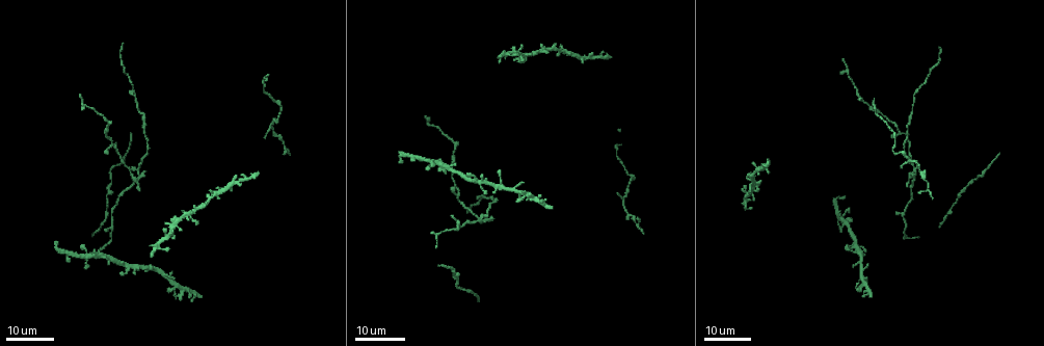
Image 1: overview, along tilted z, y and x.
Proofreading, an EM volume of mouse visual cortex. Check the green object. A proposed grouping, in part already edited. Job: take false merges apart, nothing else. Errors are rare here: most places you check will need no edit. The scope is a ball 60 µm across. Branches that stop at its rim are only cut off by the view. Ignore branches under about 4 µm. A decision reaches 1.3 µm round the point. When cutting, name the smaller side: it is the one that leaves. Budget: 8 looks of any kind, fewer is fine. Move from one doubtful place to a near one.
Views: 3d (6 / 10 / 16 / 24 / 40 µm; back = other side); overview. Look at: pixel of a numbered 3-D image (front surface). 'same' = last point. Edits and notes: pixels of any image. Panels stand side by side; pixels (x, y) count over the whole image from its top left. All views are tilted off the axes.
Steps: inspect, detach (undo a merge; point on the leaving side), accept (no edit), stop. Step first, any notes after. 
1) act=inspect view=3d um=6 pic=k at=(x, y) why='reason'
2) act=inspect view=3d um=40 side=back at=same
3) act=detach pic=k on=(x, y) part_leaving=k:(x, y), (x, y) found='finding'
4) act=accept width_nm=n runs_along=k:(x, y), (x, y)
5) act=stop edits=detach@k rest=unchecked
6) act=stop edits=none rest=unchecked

act=inspect view=3d um=24 pic=1 at=(460, 224)

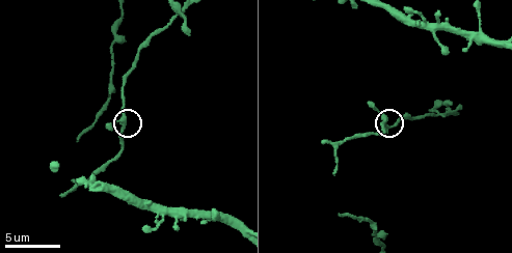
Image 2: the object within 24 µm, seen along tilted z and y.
act=inspect view=3d um=10 pic=2 at=(124, 124)

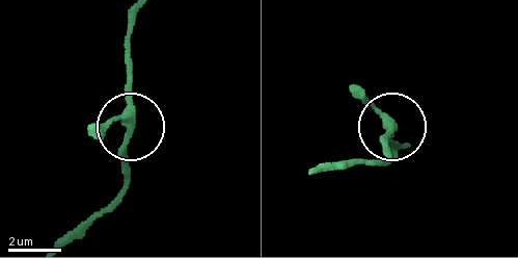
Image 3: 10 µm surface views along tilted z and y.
act=accept side_arm_um=45 arms=3 found='all the same neuron'

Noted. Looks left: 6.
act=inspect view=3d um=6 pic=2 at=(91, 180) why='a fork'

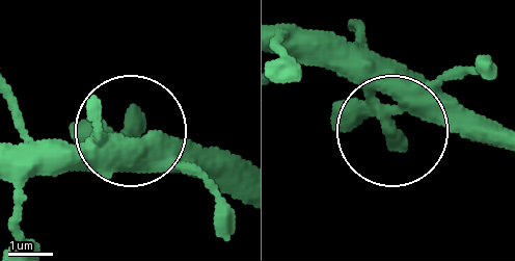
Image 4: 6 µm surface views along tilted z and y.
act=accept arms=3 found='all the same neuron'

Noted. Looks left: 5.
act=inspect view=3d um=6 pic=2 at=(441, 115) why='two arms in line, one across'

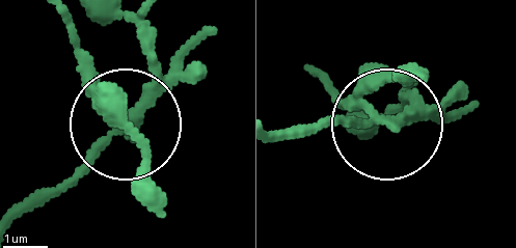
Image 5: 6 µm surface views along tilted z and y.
act=detach pic=5 on=(87, 69) side_arm_um=37 arms=3 found='two neurons meet here'

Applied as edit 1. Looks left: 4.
act=inspect view=3d um=16 pic=1 at=(268, 127)

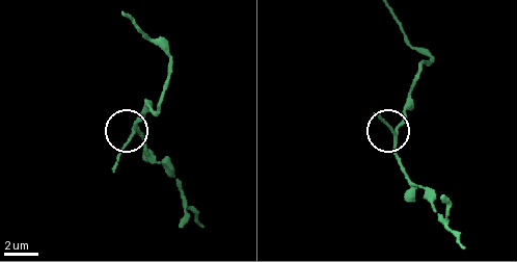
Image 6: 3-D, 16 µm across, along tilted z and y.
act=inspect view=3d um=6 pic=6 at=(395, 133)

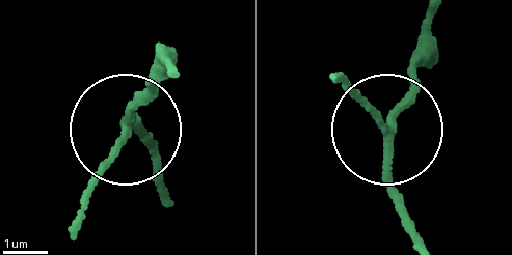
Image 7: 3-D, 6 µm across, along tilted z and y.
act=inspect view=3d um=6 side=back pic=7 at=(390, 133)

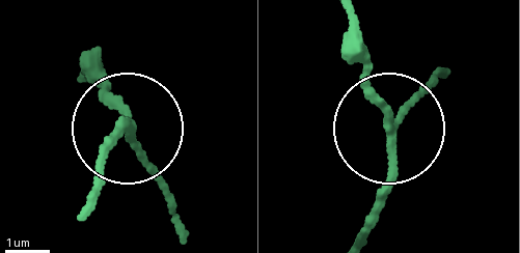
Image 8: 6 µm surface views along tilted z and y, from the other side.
act=accept found='all the same neuron'

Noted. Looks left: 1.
act=stop edits=detach@5 rest=unchecked

